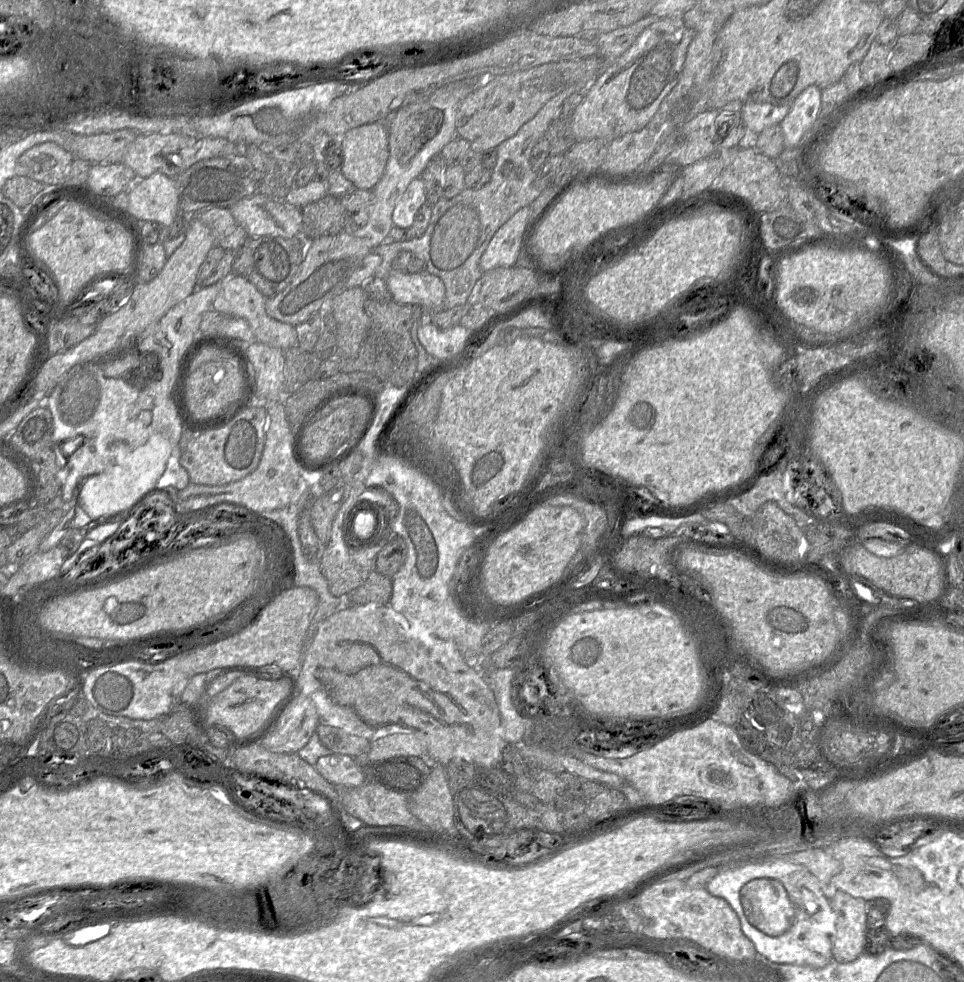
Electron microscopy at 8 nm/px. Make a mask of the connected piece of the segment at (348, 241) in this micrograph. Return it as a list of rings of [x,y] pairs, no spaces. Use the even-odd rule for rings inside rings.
[[[349,230],[307,241],[305,257],[291,283],[276,296],[266,298],[265,302],[270,317],[293,326],[318,312],[324,301],[345,291],[347,282],[361,267],[364,258],[374,250],[369,239],[356,237]]]

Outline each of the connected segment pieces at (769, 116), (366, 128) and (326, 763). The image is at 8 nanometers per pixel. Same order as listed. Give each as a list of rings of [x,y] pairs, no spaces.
[[[745,102],[742,120],[750,136],[757,136],[765,128],[778,125],[792,109],[792,104]]]
[[[373,122],[350,129],[342,136],[343,162],[340,171],[356,189],[372,190],[382,178],[390,157],[387,126]]]
[[[332,753],[318,759],[315,765],[318,773],[336,787],[359,787],[366,782],[366,775],[359,760]]]

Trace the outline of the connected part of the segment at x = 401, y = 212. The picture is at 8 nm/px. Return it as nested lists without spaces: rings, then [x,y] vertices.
[[[418,177],[411,181],[393,210],[392,221],[394,226],[410,228],[416,213],[425,203],[425,184]]]

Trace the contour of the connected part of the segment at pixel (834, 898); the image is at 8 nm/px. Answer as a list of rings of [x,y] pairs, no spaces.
[[[836,890],[830,893],[830,906],[836,914],[833,959],[852,962],[865,951],[867,902]]]

